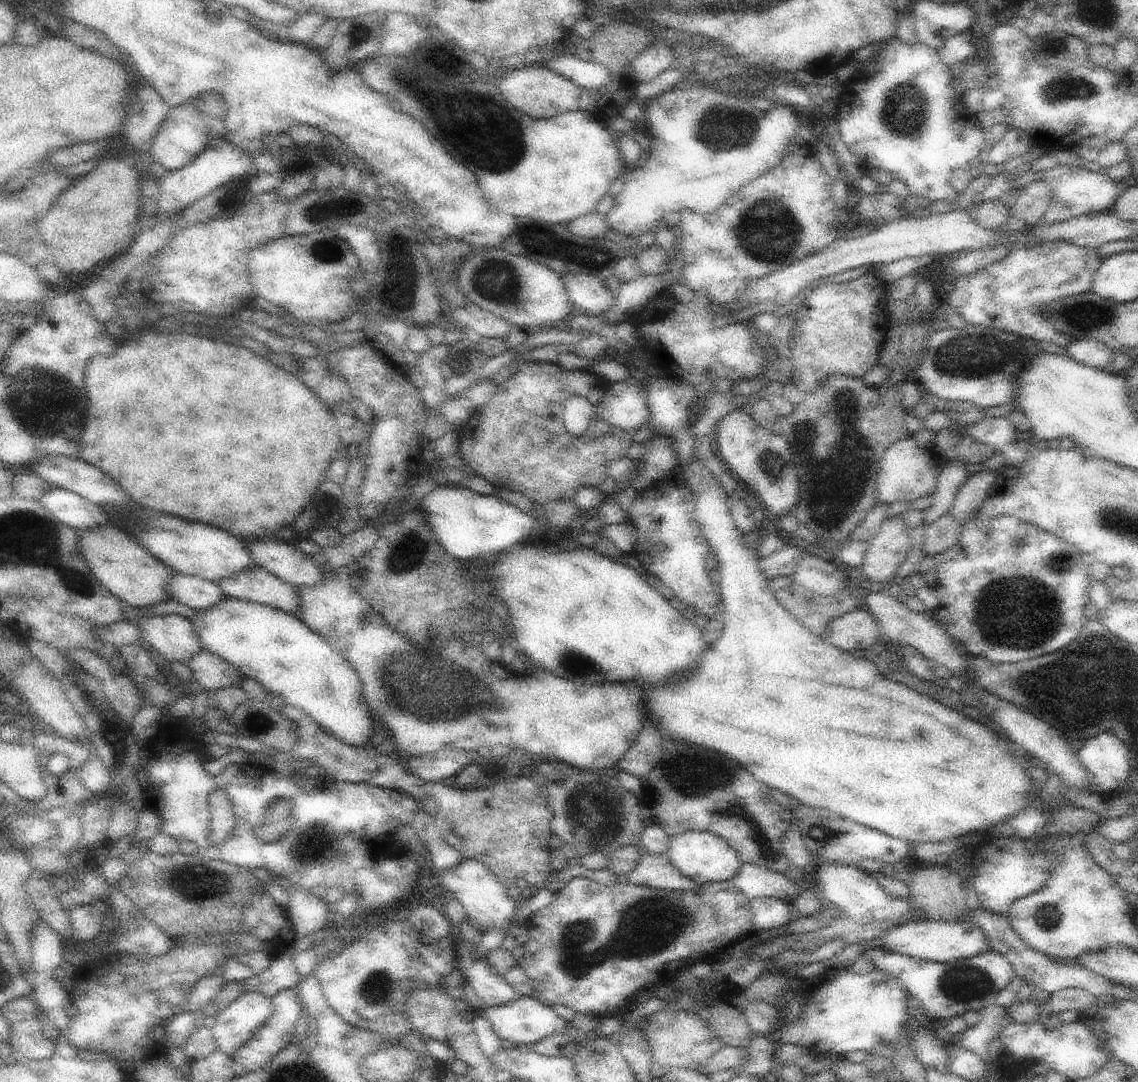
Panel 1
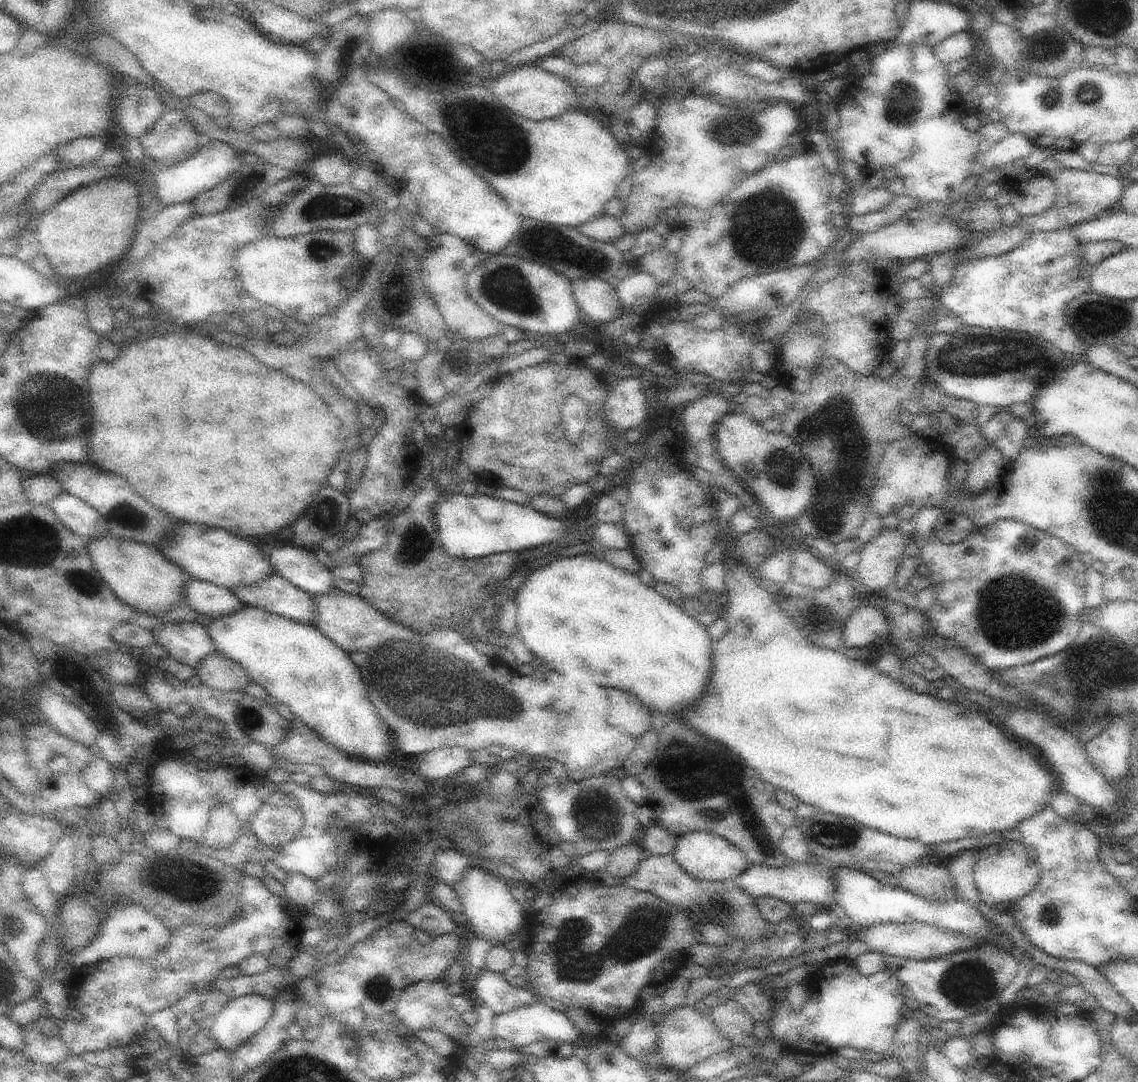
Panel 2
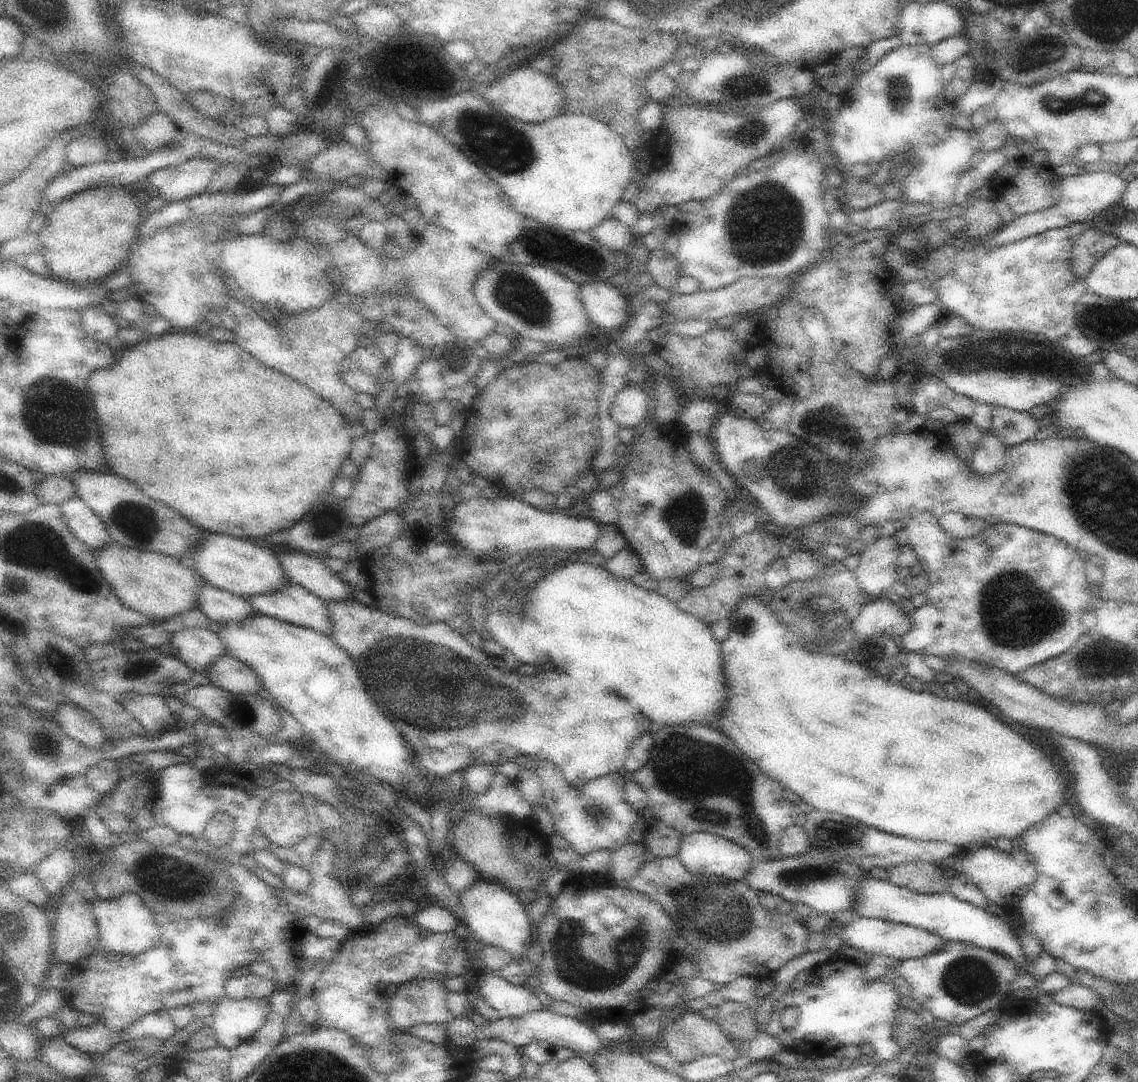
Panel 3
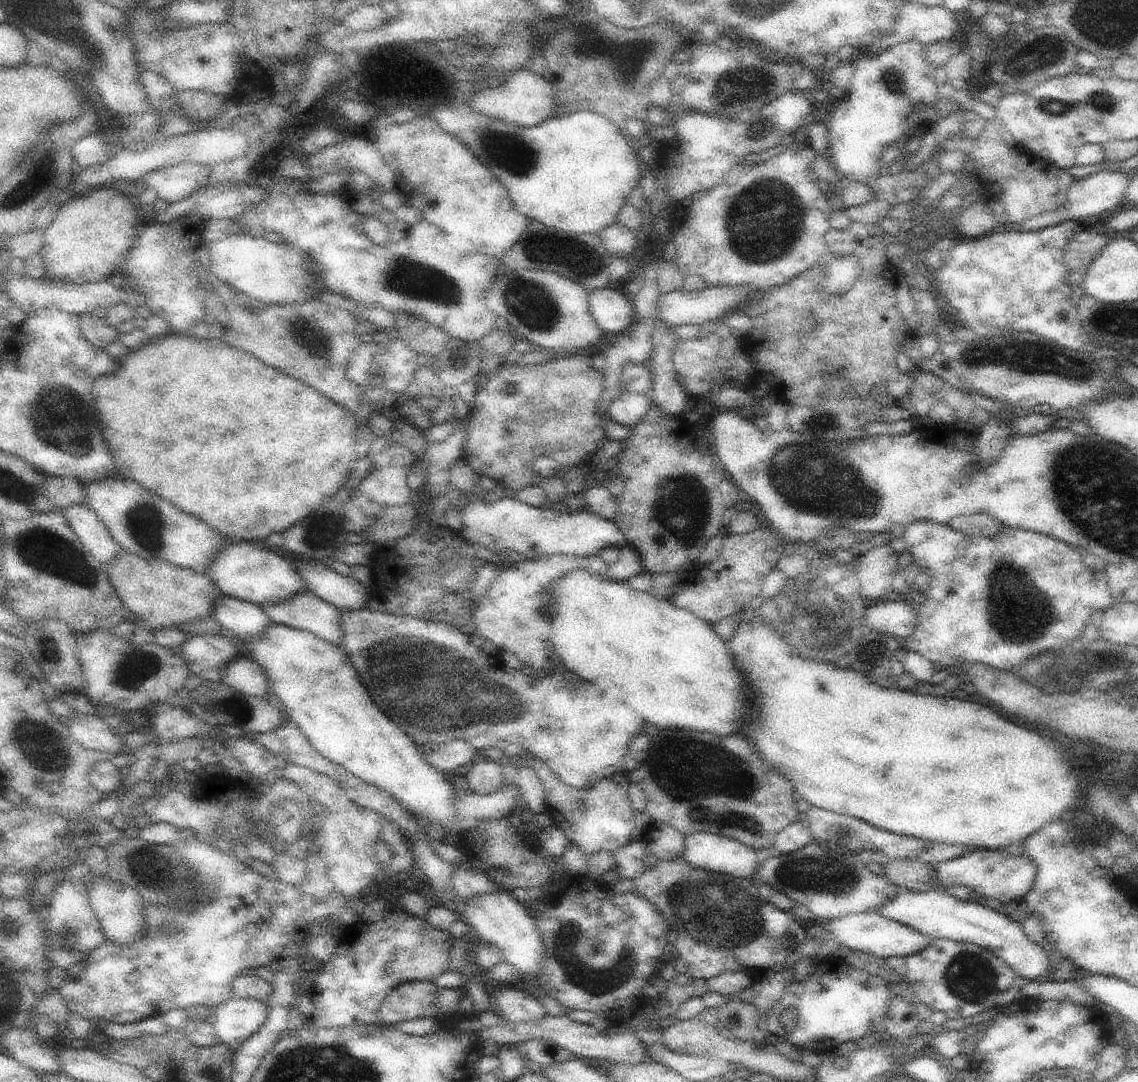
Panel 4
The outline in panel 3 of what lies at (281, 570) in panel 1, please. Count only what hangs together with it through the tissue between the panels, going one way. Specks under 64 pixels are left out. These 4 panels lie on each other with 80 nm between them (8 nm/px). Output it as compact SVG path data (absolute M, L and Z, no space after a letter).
M290 550L276 555L290 583L296 583L328 601L342 602L353 597L353 588L326 565L322 558L303 550Z

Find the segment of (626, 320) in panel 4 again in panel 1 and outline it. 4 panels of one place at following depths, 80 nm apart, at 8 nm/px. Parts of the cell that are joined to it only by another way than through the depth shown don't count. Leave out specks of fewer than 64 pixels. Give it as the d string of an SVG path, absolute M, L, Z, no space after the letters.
M565 274L561 278L577 312L604 316L604 312L610 310L616 302L617 292L600 278L586 274Z

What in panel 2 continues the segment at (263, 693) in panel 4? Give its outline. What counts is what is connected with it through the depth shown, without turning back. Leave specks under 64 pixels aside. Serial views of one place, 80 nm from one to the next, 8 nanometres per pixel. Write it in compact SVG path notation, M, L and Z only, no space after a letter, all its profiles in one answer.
M216 651L198 663L195 674L202 685L219 691L243 691L252 682L242 666Z

